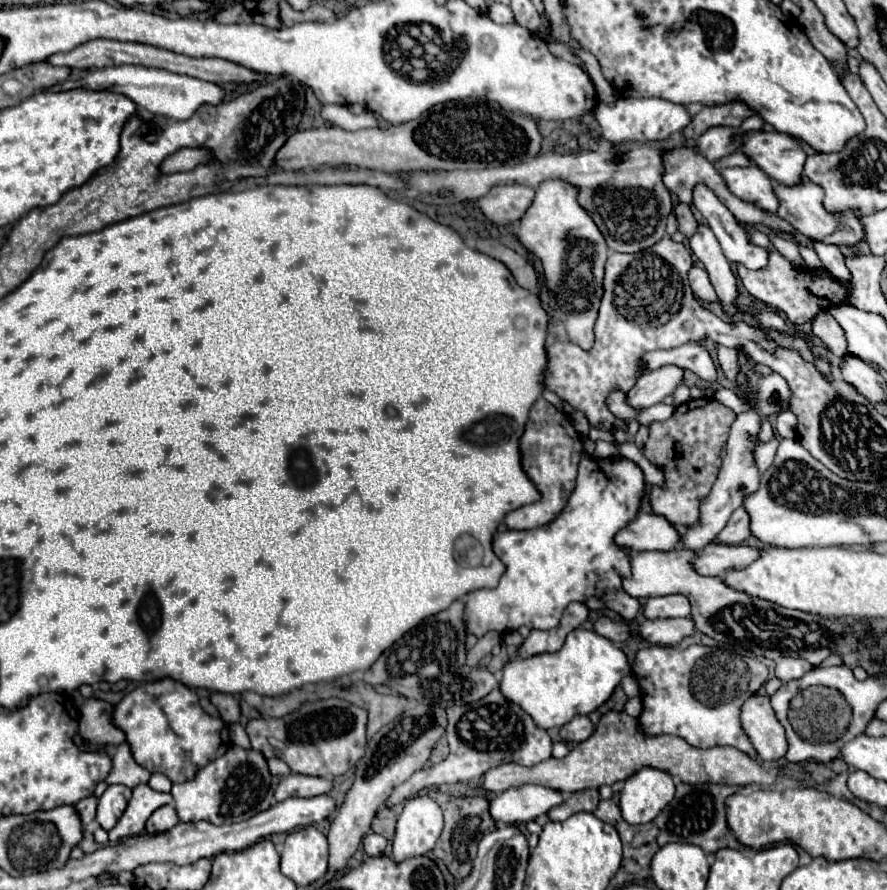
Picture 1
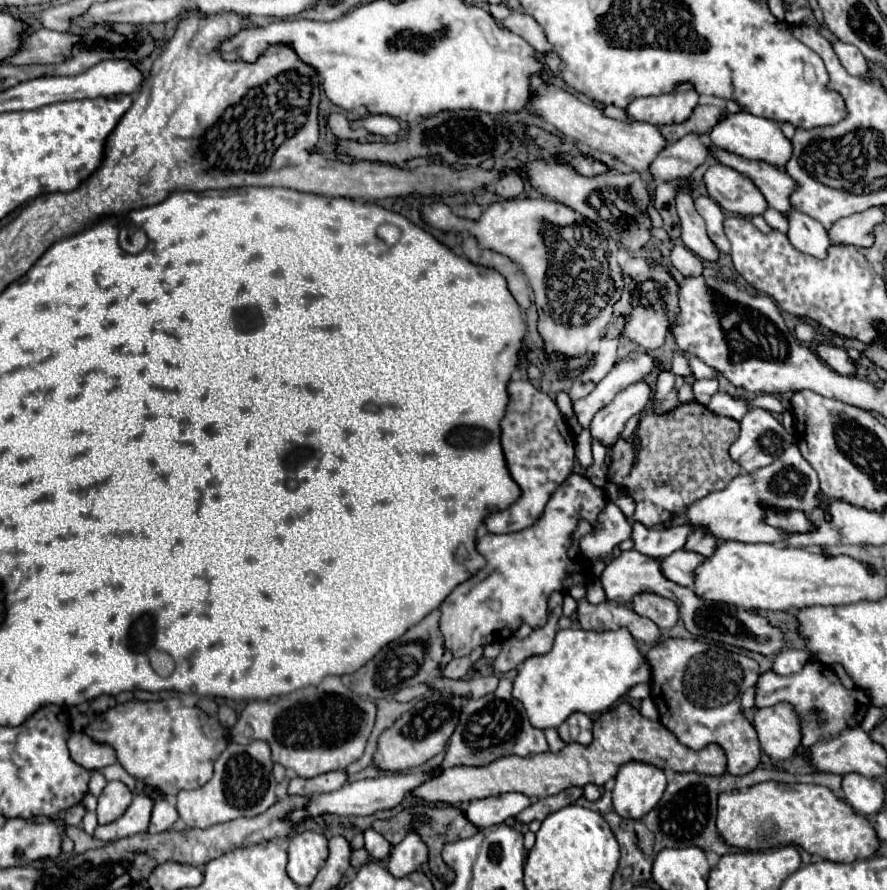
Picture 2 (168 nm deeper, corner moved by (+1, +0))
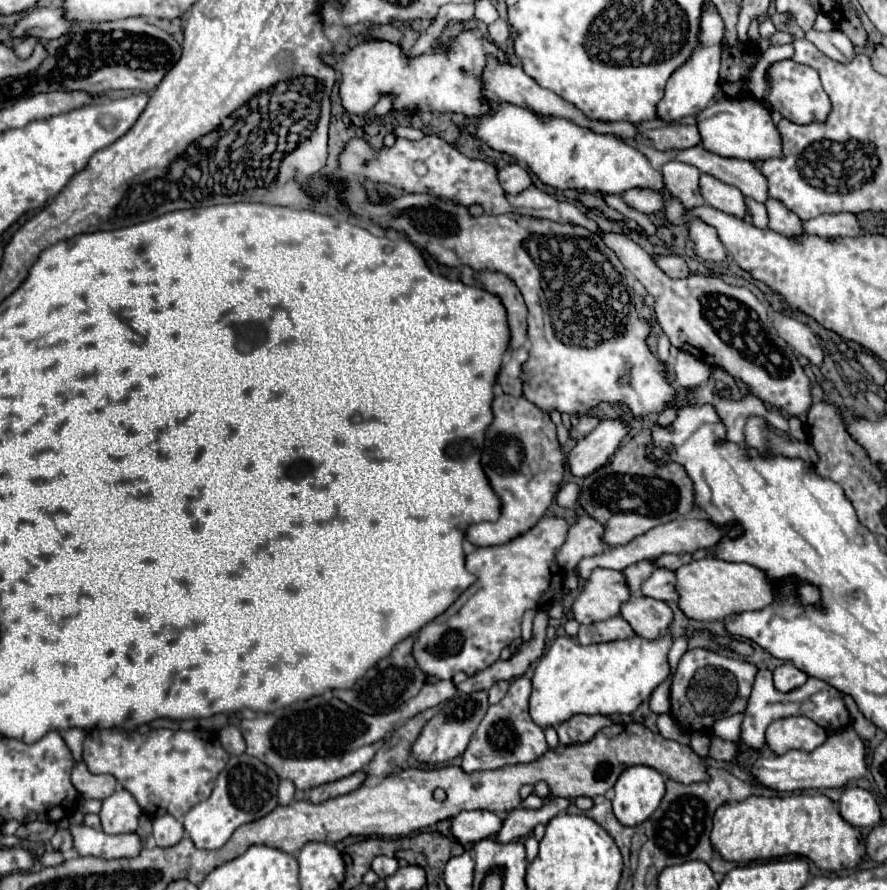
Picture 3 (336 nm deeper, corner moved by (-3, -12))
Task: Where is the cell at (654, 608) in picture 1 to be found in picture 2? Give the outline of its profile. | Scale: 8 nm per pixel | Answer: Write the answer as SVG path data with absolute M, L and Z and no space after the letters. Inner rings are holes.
M638 594L638 596L634 596L632 604L634 604L636 614L650 618L662 630L670 630L680 618L676 602L662 598L658 594Z

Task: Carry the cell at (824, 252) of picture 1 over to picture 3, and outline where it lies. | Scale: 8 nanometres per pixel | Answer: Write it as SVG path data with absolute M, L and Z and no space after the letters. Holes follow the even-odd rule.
M768 198L766 210L768 210L768 228L770 230L776 230L784 236L800 236L804 232L800 218L794 212L790 212L788 208L784 208L784 204L780 204L778 200Z

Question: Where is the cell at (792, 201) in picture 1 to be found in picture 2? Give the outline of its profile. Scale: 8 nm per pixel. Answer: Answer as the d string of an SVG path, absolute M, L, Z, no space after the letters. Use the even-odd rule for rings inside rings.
M714 148L712 154L718 158L720 164L730 166L730 168L738 170L740 174L748 176L760 188L760 192L768 200L770 208L778 210L782 216L788 218L788 212L794 210L790 204L790 196L792 196L792 192L796 192L796 180L792 180L792 176L788 176L782 168L774 168L766 162L746 160L738 154L732 154L726 150Z

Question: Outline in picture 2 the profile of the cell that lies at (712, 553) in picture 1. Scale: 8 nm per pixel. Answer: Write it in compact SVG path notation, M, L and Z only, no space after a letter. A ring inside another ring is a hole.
M676 550L674 554L666 556L662 560L662 572L668 580L680 584L680 586L690 586L694 584L694 572L696 568L704 562L706 558L700 556L698 552L688 552L688 550Z

